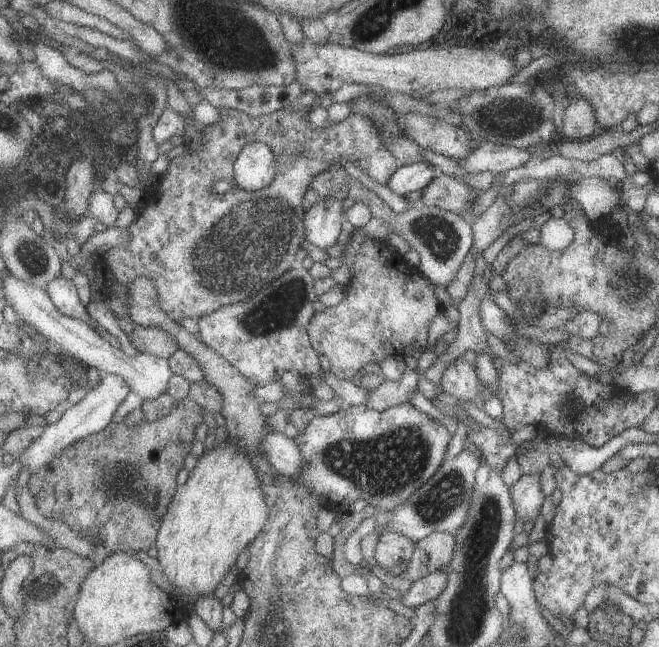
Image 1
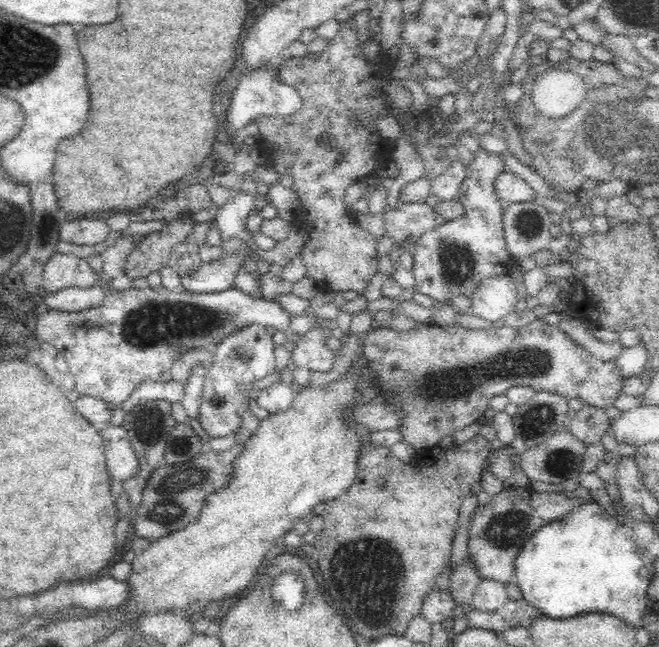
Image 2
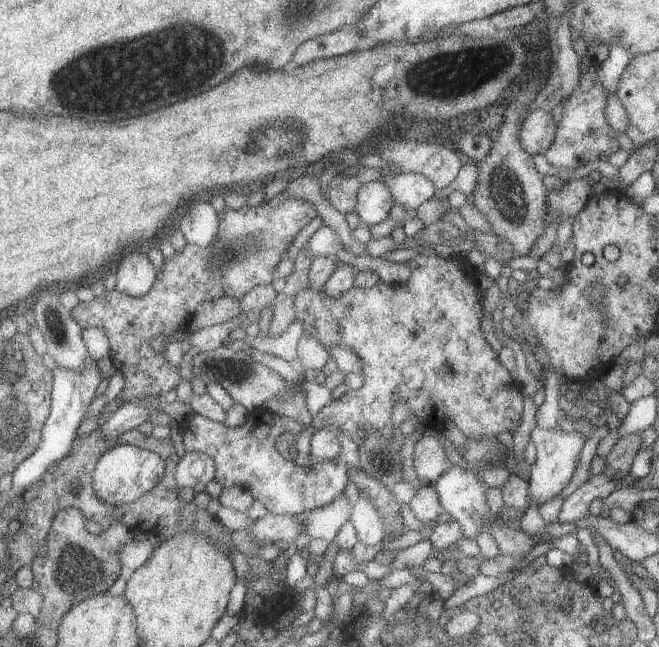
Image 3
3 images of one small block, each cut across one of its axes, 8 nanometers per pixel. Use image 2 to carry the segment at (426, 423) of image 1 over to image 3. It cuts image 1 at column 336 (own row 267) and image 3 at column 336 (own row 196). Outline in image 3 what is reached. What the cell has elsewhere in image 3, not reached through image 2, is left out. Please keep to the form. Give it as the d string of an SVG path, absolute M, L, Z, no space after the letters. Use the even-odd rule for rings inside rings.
M195 412L192 418L183 420L179 425L182 427L181 437L187 452L204 452L204 454L210 454L216 458L217 480L222 486L225 488L242 486L242 488L250 490L256 496L256 500L261 501L270 513L296 516L309 514L338 500L338 496L344 494L348 484L350 484L351 466L344 457L324 462L313 460L312 468L304 468L300 464L295 464L294 461L286 460L280 454L276 442L282 434L285 432L302 432L307 428L307 425L300 420L284 417L284 424L266 424L264 420L260 420L258 414L251 414L249 422L244 427L230 427L226 423L212 421L210 418L205 418Z

